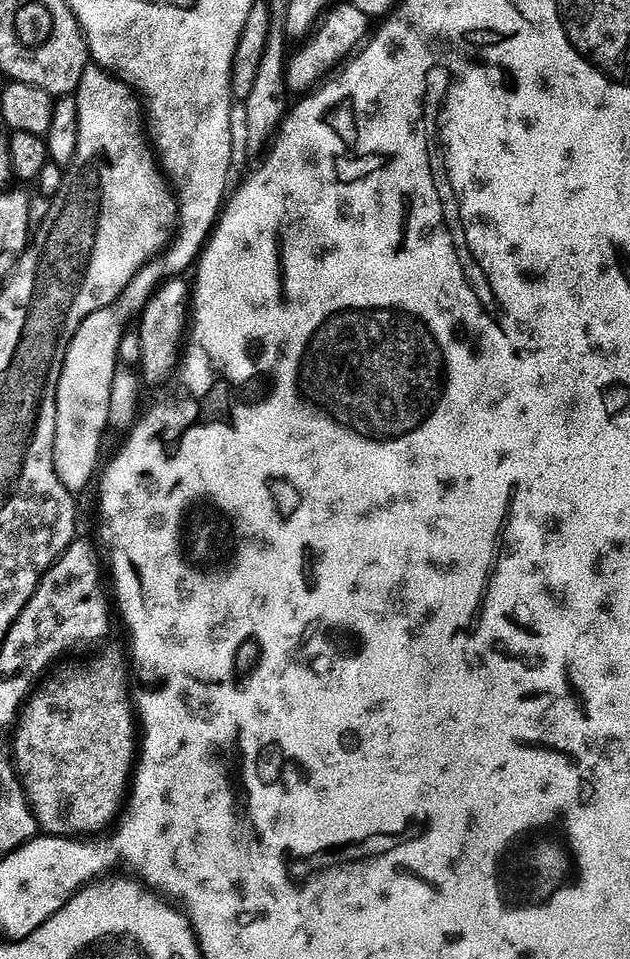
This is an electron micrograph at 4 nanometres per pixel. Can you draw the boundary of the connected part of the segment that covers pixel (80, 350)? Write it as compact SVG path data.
M137 275L111 308L103 308L90 314L90 318L82 322L78 334L74 334L68 347L56 395L58 418L54 466L62 486L66 486L66 490L73 494L86 491L88 483L96 476L96 467L100 464L100 443L104 440L104 431L110 428L110 394L120 358L120 343L126 335L124 323L131 312L136 314L144 308L158 288L158 281L147 276Z

